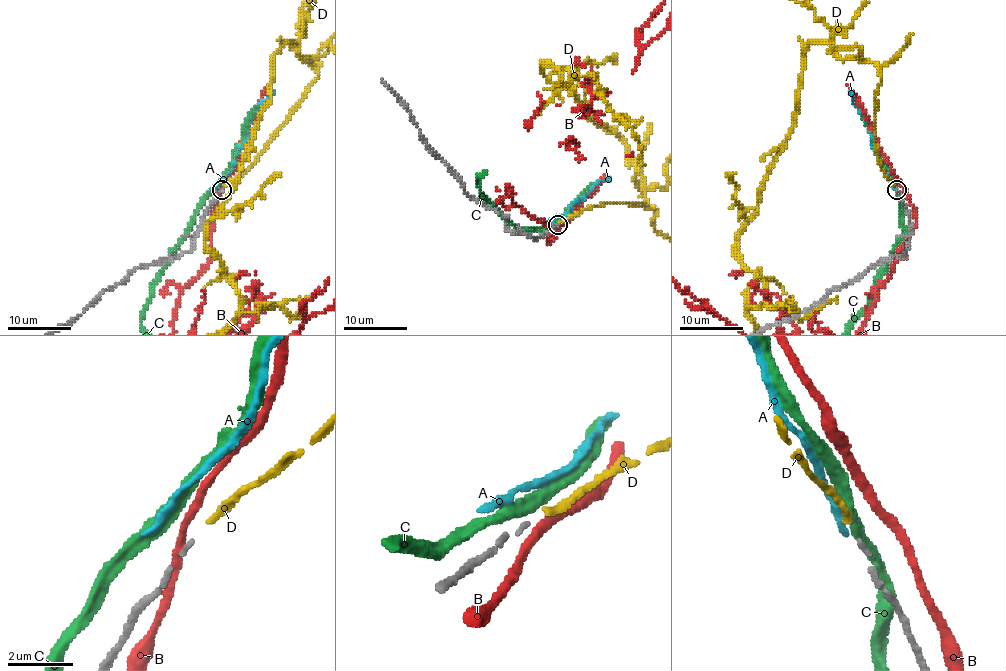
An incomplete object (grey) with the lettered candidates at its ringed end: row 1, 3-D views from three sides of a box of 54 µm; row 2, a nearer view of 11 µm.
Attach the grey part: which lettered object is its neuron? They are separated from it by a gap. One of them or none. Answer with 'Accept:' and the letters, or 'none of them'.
Accept: D

